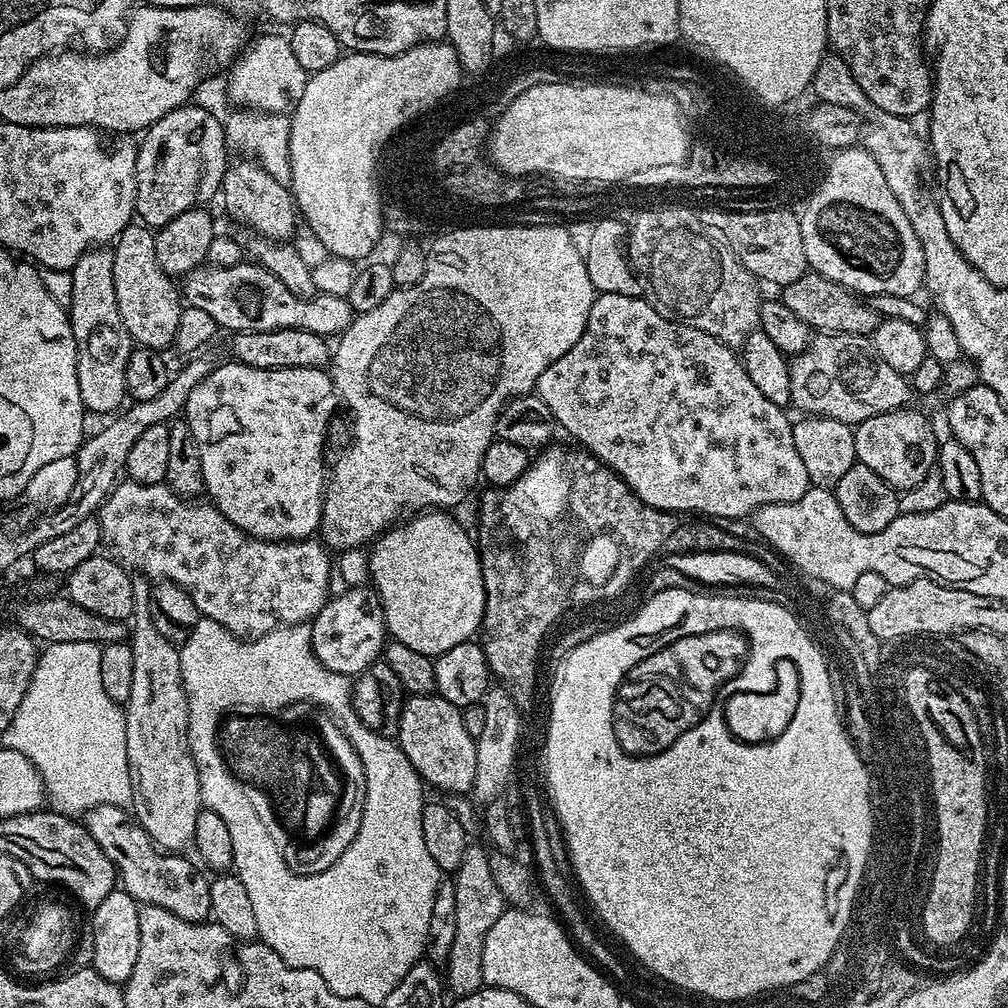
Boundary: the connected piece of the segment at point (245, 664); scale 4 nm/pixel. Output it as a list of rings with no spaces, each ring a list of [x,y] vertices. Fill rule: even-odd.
[[[201,618],[192,627],[196,632],[196,712],[192,712],[192,742],[190,750],[194,766],[198,766],[200,803],[207,811],[219,814],[230,829],[234,846],[232,868],[246,886],[246,898],[254,906],[259,939],[273,948],[291,968],[305,968],[322,974],[326,986],[334,994],[346,998],[362,998],[379,1006],[404,978],[411,967],[422,960],[428,943],[430,910],[442,879],[440,867],[430,858],[422,838],[422,810],[426,803],[426,785],[414,770],[410,758],[395,739],[370,730],[360,721],[352,706],[353,681],[334,670],[326,670],[312,653],[312,630],[307,623],[290,624],[245,642],[233,636],[213,620]],[[292,704],[315,704],[327,710],[342,725],[350,746],[362,762],[366,774],[366,794],[362,822],[350,846],[326,870],[309,876],[299,876],[290,870],[280,852],[277,838],[262,815],[257,801],[242,790],[220,752],[218,733],[226,714],[238,714],[243,706],[252,714],[260,711],[275,714]]]

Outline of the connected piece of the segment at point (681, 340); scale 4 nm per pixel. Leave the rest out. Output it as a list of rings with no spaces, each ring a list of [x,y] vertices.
[[[605,292],[597,295],[595,302],[590,306],[590,314],[586,322],[586,330],[582,334],[582,338],[578,338],[578,342],[574,342],[574,346],[570,346],[570,350],[566,350],[566,354],[562,354],[562,358],[558,358],[558,362],[554,362],[546,370],[542,370],[542,374],[538,378],[534,389],[535,395],[539,396],[542,402],[549,407],[553,421],[557,425],[560,424],[573,436],[575,443],[579,447],[589,451],[592,455],[597,456],[603,464],[612,468],[628,483],[634,490],[634,494],[638,494],[638,498],[643,504],[649,504],[651,508],[659,508],[662,512],[675,512],[677,514],[699,514],[704,518],[715,518],[720,522],[729,522],[728,520],[736,520],[739,516],[751,517],[762,506],[767,504],[785,504],[786,502],[794,502],[798,498],[802,498],[802,494],[806,494],[810,487],[808,475],[806,474],[806,466],[802,466],[802,458],[798,458],[798,450],[794,450],[794,434],[792,433],[793,421],[788,420],[788,416],[784,413],[785,409],[781,405],[770,402],[770,398],[766,398],[766,394],[762,394],[762,390],[758,390],[758,386],[754,386],[754,382],[750,382],[750,378],[746,374],[741,357],[737,355],[733,349],[728,348],[722,342],[718,342],[710,334],[706,334],[702,330],[698,330],[694,326],[686,326],[678,320],[667,320],[658,314],[651,302],[638,296],[627,296],[626,294],[606,294]]]

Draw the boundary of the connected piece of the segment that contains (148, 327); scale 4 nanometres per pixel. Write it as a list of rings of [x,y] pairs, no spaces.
[[[140,222],[128,224],[117,236],[114,244],[114,294],[118,294],[118,311],[122,314],[122,322],[126,322],[126,330],[130,330],[133,341],[141,349],[165,350],[172,348],[178,330],[182,296],[174,285],[173,277],[168,276],[158,266],[156,255],[155,233]]]

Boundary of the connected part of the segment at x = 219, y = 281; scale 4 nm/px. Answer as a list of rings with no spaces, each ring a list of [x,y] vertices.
[[[241,262],[238,266],[225,268],[195,268],[183,277],[182,296],[189,305],[206,310],[217,329],[229,328],[229,333],[232,334],[293,328],[332,338],[343,332],[354,319],[347,299],[319,294],[306,300],[298,298],[290,294],[286,286],[282,286],[282,282],[273,272],[255,262]]]

